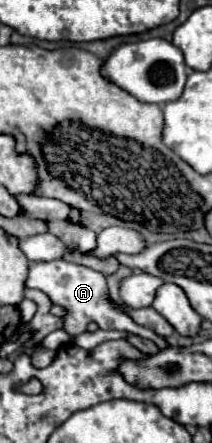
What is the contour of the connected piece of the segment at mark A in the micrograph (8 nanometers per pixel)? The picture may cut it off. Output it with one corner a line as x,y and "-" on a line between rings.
51,260
51,262
31,262
29,264
29,278
27,278
27,288
39,288
45,294
49,294
49,298
53,300
53,304
59,304
67,310
65,316
65,326
63,330
75,338
77,334
87,330
89,322
97,322
99,328
103,330
129,330
141,338
153,340
157,344
157,348
165,350
169,348
169,342
165,338
161,338
159,334
155,334
153,330
141,328
137,324
133,324
133,320
129,316
125,316
123,312
117,312
109,300
105,300
105,296
109,296
107,292
107,284
105,284
105,276
101,272
95,272
91,268
73,264
73,262
65,262
65,260

